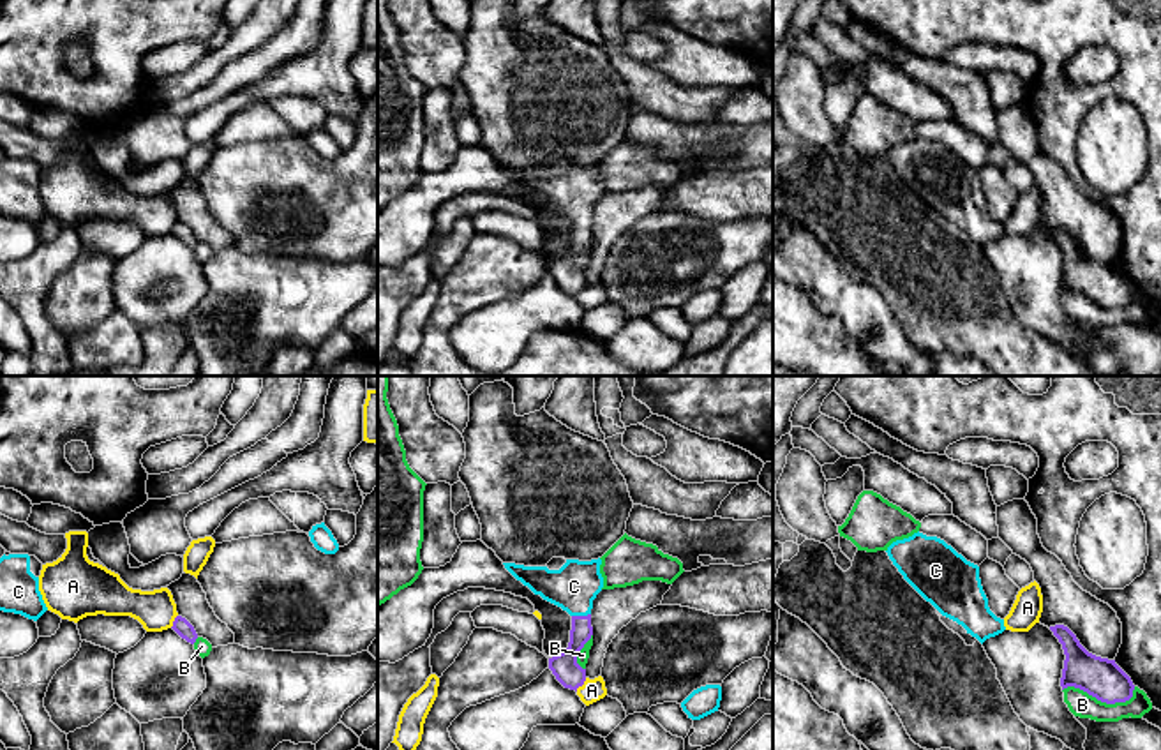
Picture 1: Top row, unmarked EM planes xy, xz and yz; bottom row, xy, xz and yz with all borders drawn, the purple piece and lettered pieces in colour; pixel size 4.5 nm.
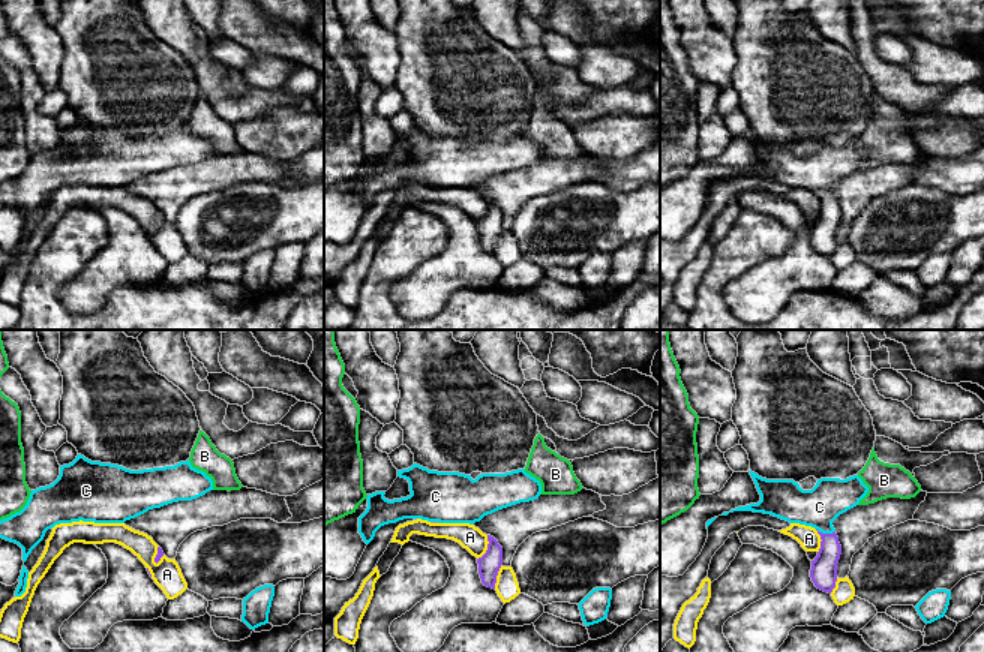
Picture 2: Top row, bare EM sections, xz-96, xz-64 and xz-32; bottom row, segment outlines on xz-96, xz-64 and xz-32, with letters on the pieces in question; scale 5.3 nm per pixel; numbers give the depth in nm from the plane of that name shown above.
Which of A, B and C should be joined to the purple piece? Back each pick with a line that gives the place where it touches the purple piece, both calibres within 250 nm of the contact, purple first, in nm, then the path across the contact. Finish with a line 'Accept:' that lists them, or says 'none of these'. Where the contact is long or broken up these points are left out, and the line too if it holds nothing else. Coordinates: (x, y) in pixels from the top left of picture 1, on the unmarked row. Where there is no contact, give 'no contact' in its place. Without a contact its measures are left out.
C: xz (581, 221) | 120/220 nm | across xz (563, 270), (581, 237), (581, 221), (574, 191)
Accept: C

